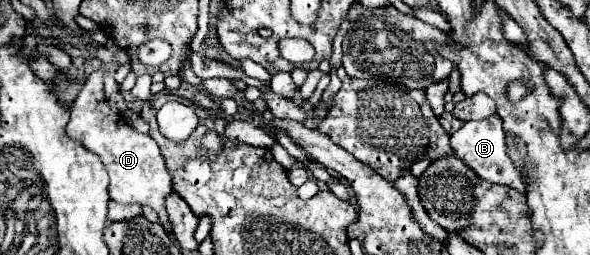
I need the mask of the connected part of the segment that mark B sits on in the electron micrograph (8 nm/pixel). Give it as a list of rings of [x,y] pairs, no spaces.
[[[498,114],[484,118],[484,120],[472,120],[466,122],[460,130],[456,130],[450,136],[450,144],[452,150],[458,158],[462,158],[462,162],[466,162],[466,166],[470,166],[478,178],[492,182],[492,184],[502,184],[508,188],[514,188],[518,192],[526,192],[526,170],[514,168],[512,160],[506,154],[506,134],[502,130],[502,120],[498,118]]]

